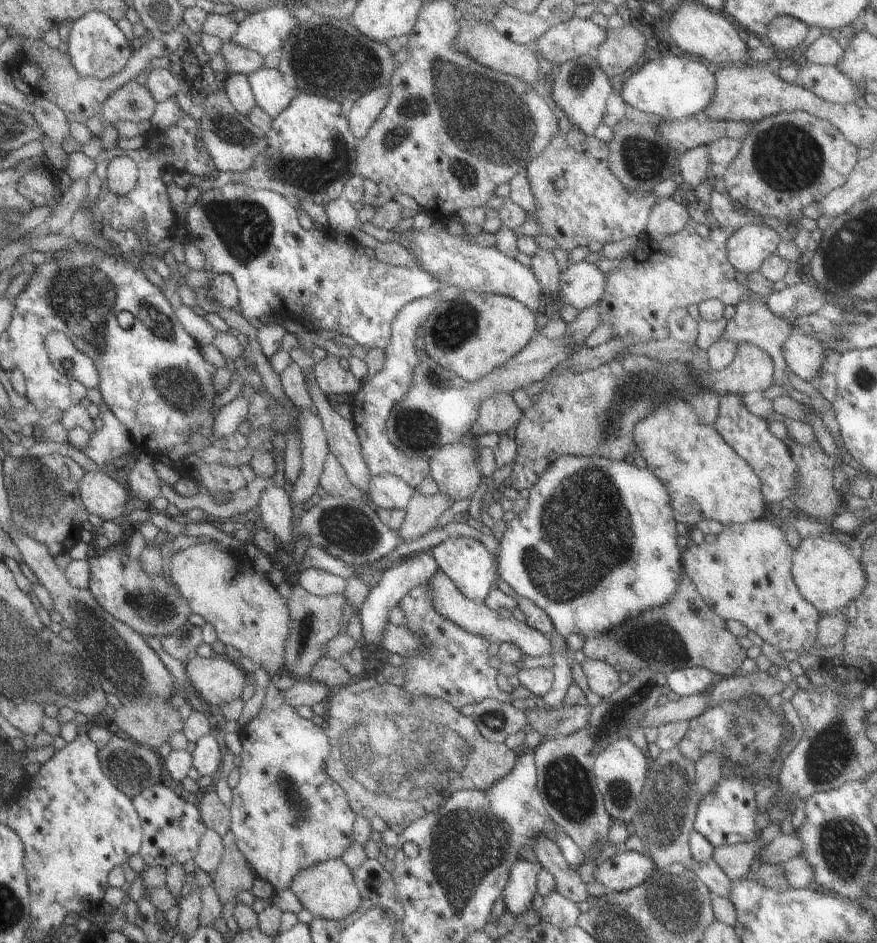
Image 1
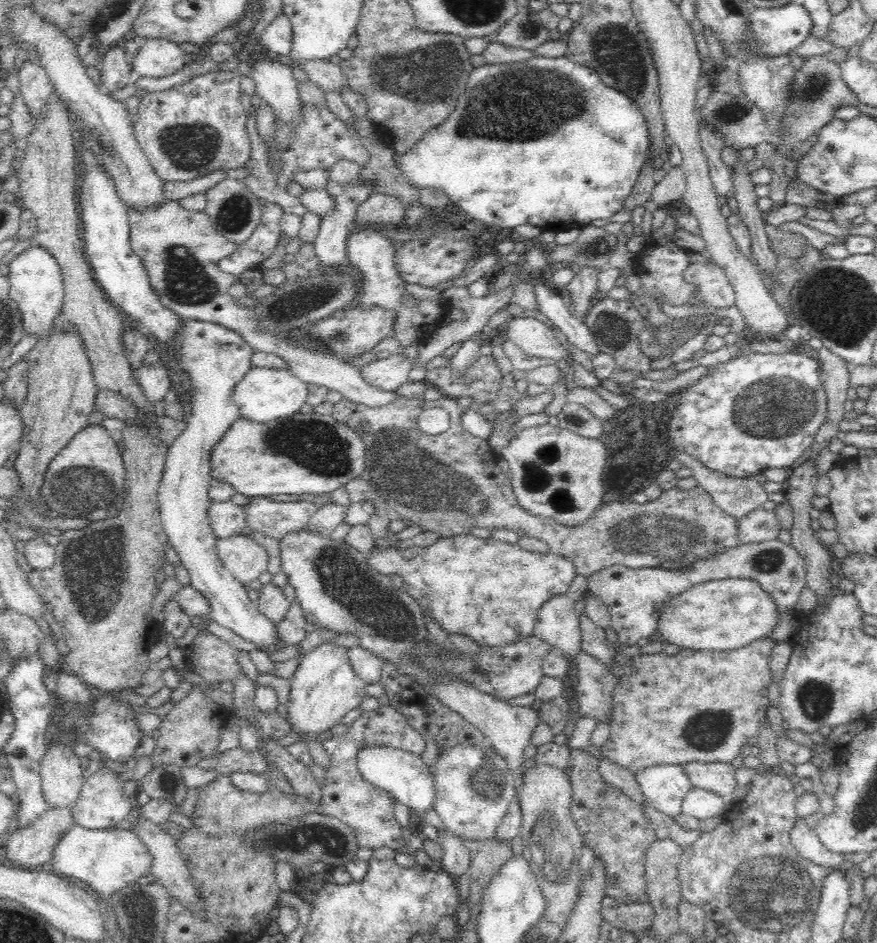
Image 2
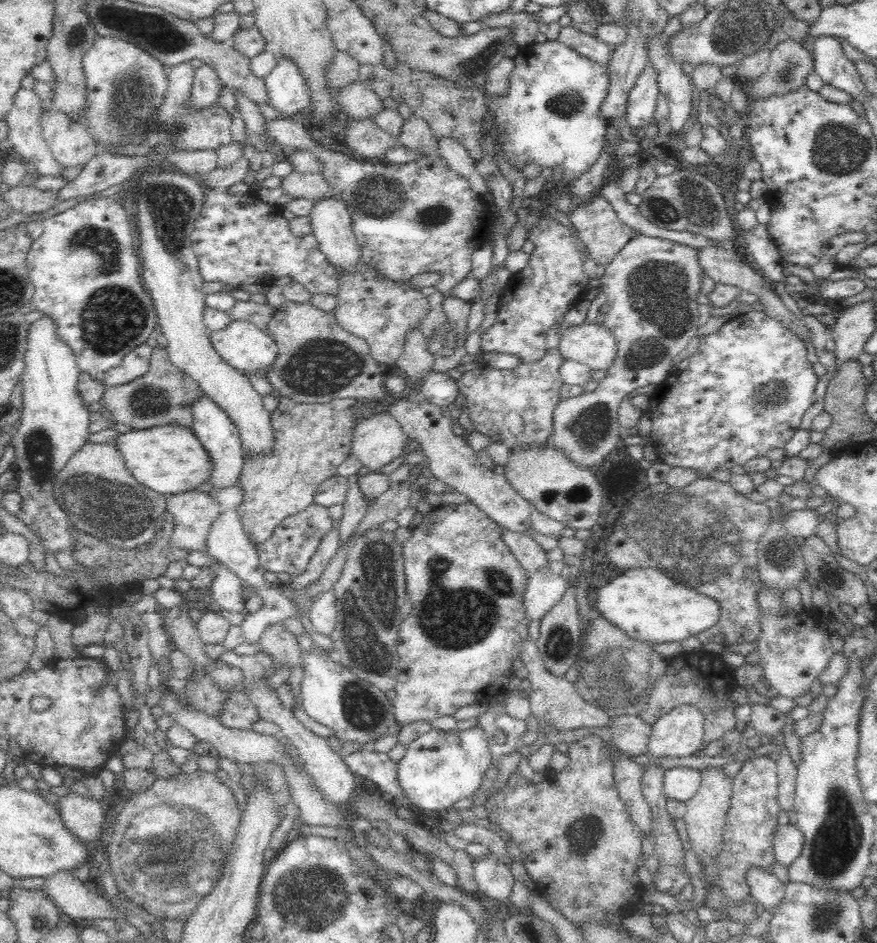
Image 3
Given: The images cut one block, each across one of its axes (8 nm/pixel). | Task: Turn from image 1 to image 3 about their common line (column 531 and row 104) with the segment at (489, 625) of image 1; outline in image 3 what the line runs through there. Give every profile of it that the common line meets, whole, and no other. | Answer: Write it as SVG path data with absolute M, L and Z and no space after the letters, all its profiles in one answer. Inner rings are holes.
M648 66L628 96L626 121L636 130L642 131L654 114L657 98L661 94L658 78L660 72L654 66Z

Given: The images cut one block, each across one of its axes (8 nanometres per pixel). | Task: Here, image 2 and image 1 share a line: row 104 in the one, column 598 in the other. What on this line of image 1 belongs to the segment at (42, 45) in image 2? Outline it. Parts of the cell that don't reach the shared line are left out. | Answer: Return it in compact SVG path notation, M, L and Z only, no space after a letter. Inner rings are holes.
M583 55L556 66L551 75L550 97L553 102L563 110L573 128L583 134L593 135L593 130L602 122L606 100L612 94L608 76L591 55Z

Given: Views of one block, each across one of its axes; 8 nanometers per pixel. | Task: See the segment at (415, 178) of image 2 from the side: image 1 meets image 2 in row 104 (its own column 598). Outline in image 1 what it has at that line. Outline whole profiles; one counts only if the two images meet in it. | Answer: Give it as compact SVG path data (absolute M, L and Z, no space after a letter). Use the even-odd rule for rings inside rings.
M561 455L550 462L546 470L541 472L537 480L530 485L525 508L510 522L506 522L499 541L497 557L494 560L497 579L508 584L517 596L530 600L536 607L541 608L551 619L553 628L565 639L569 634L581 634L581 637L584 638L595 638L606 633L610 628L620 625L624 620L637 616L639 612L643 612L647 608L665 604L673 596L679 584L679 577L683 575L680 561L681 550L675 543L675 536L677 536L675 523L667 491L657 477L645 467L640 468L634 463L630 464L623 460L607 460L597 455Z

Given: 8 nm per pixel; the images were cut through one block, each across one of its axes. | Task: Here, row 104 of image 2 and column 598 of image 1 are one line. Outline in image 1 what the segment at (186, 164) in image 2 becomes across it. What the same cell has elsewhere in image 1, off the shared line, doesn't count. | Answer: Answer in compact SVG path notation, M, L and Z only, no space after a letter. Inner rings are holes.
M577 128L567 132L558 131L547 141L546 147L530 160L524 168L533 198L534 209L527 214L539 226L541 233L553 238L555 247L566 252L575 247L586 247L590 242L617 242L627 236L637 236L644 232L649 211L659 201L651 191L627 190L611 174L607 164L607 142L600 141L593 135L583 134Z

